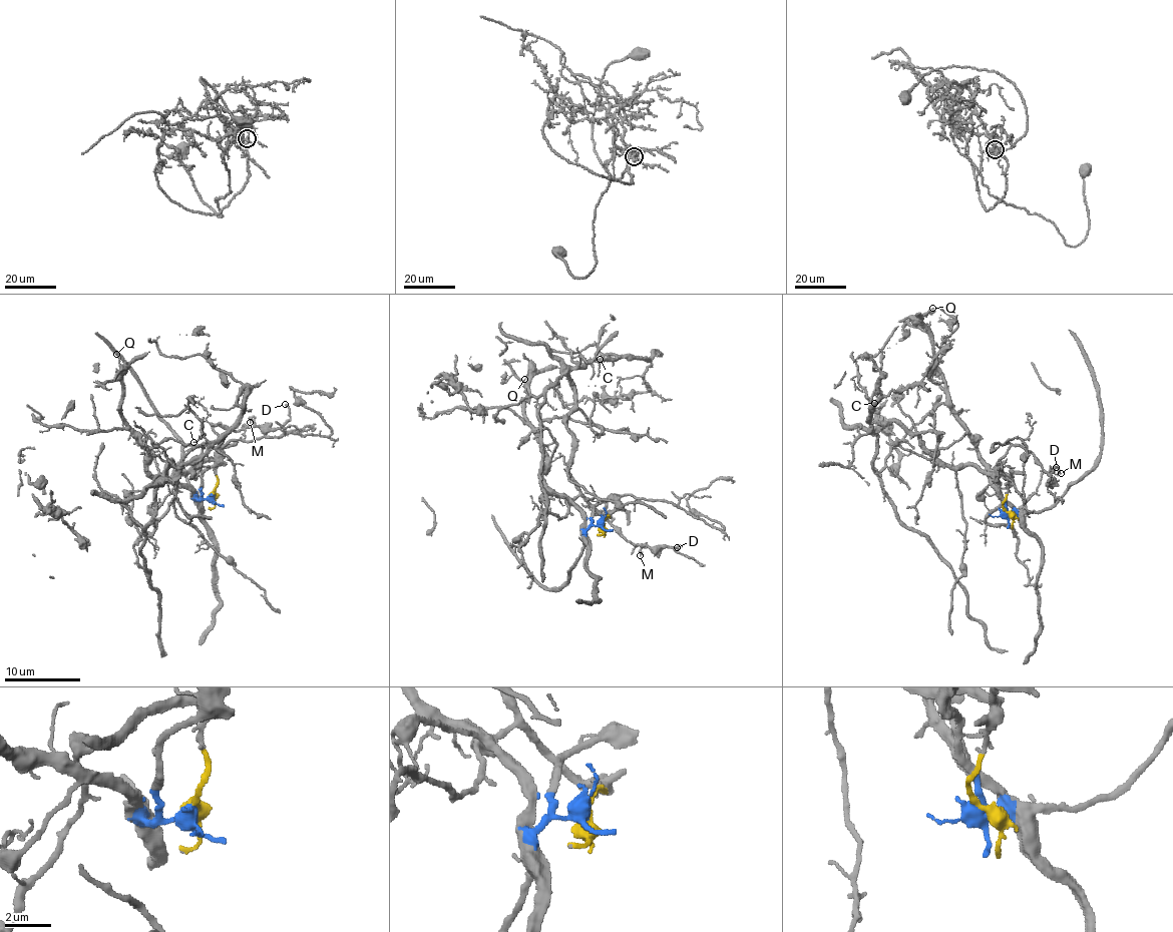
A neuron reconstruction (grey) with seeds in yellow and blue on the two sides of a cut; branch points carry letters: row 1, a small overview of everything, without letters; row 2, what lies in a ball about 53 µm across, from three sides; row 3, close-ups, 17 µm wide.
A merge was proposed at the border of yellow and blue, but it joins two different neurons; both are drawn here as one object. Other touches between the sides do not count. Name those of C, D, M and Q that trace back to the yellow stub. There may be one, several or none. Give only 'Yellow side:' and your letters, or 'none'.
Yellow side: C

